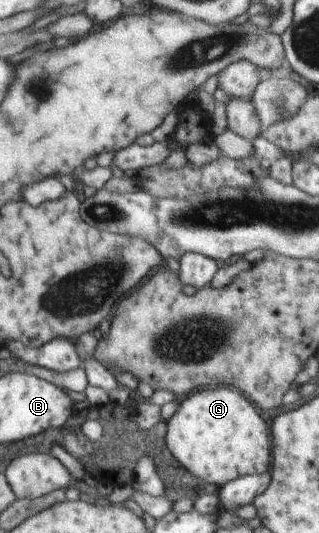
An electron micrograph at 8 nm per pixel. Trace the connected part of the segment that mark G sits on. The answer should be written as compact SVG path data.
M217 387L217 389L203 390L191 393L179 401L169 419L165 421L167 429L164 435L167 451L191 475L207 483L213 483L218 488L239 476L260 474L267 470L269 463L269 433L265 421L259 417L257 409L249 403L248 398L241 395L237 389L231 387Z

